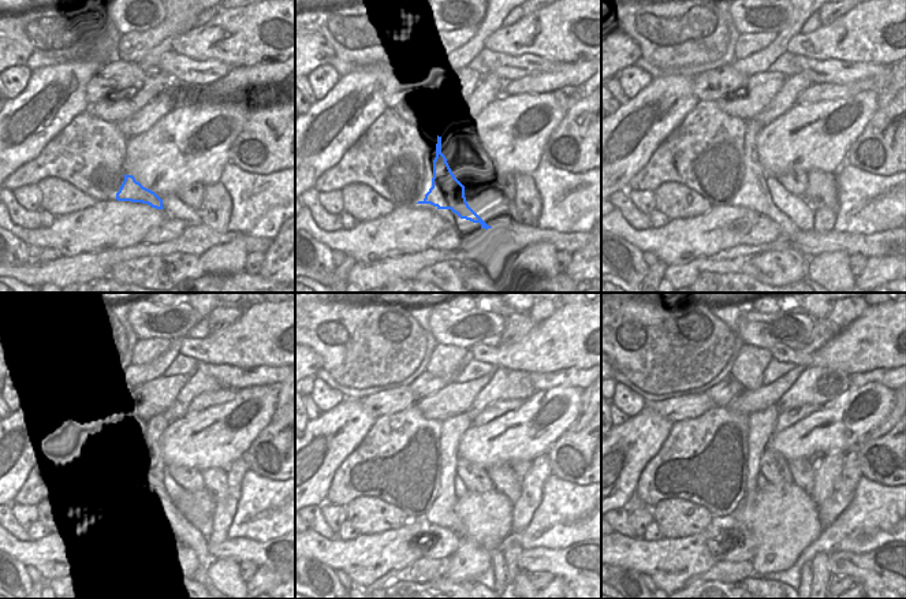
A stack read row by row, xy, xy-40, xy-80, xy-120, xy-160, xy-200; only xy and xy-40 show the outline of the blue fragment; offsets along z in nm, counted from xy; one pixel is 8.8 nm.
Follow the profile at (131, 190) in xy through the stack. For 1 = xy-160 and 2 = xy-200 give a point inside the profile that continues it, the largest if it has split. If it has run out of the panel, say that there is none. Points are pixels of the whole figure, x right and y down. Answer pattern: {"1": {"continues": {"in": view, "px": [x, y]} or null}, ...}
{"1": {"continues": {"in": "xy-160", "px": [442, 513]}}, "2": {"continues": {"in": "xy-200", "px": [761, 424]}}}

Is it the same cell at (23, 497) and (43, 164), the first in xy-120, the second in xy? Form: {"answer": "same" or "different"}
{"answer": "same"}

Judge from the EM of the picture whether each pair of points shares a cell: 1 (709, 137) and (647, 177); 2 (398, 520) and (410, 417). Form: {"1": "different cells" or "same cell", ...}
{"1": "same cell", "2": "different cells"}

